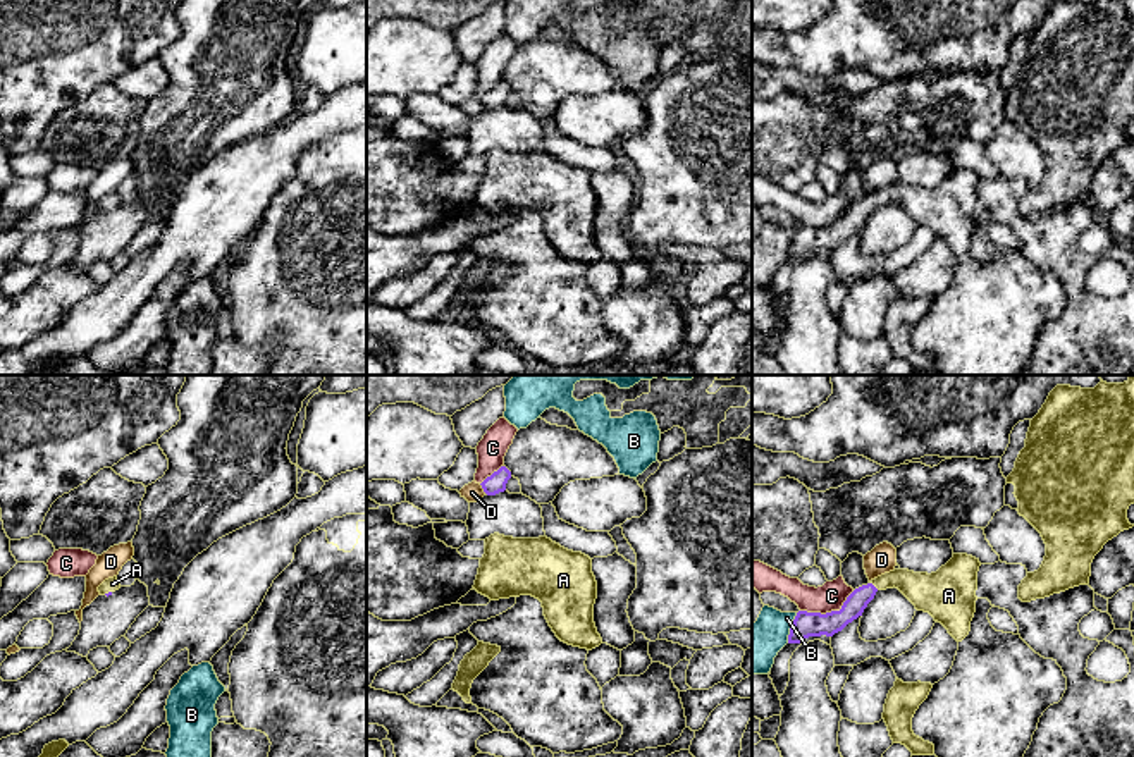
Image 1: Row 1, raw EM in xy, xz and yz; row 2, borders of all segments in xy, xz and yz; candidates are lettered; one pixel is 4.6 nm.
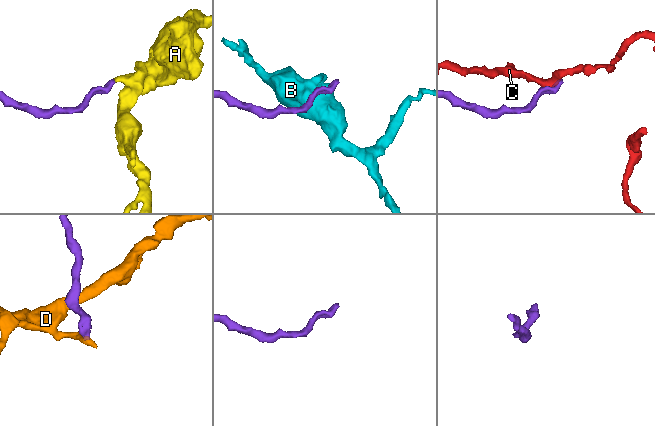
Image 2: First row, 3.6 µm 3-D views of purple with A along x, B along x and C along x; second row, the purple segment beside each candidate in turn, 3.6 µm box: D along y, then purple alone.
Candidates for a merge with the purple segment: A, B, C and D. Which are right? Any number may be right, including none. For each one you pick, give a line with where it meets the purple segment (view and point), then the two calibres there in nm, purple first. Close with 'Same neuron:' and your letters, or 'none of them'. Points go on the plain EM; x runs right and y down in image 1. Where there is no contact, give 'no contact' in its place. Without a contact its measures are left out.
A: yz (873, 200) | 100/160 nm
Same neuron: A

